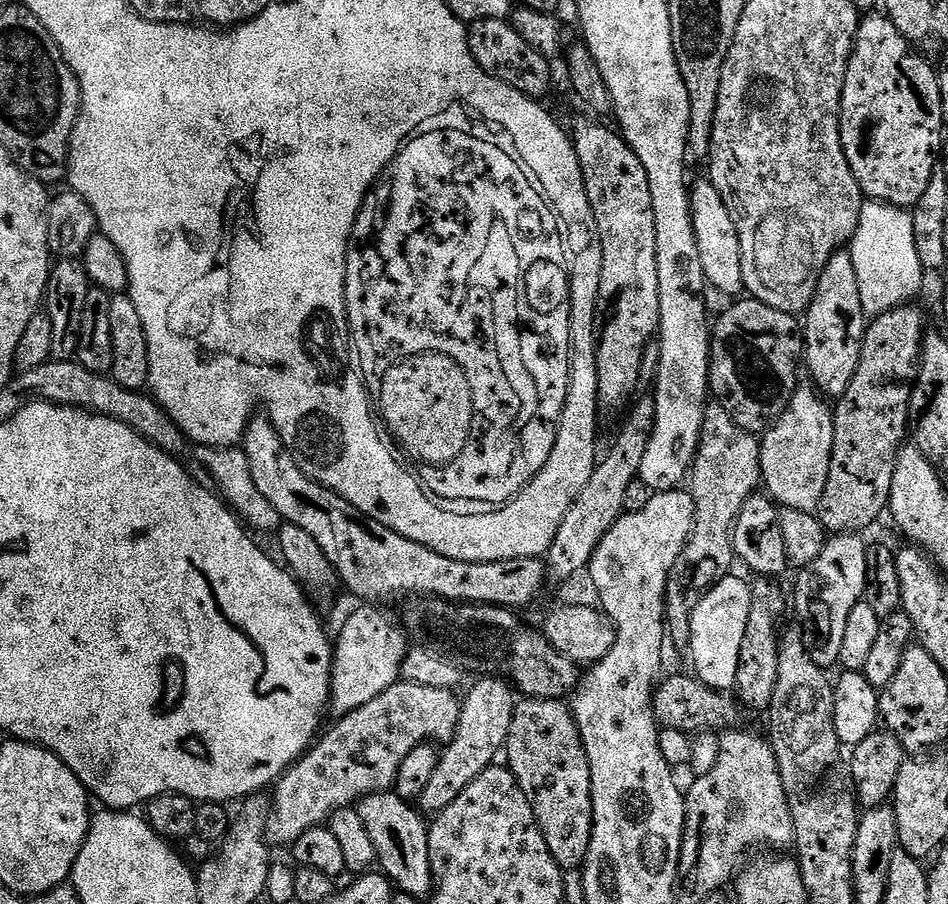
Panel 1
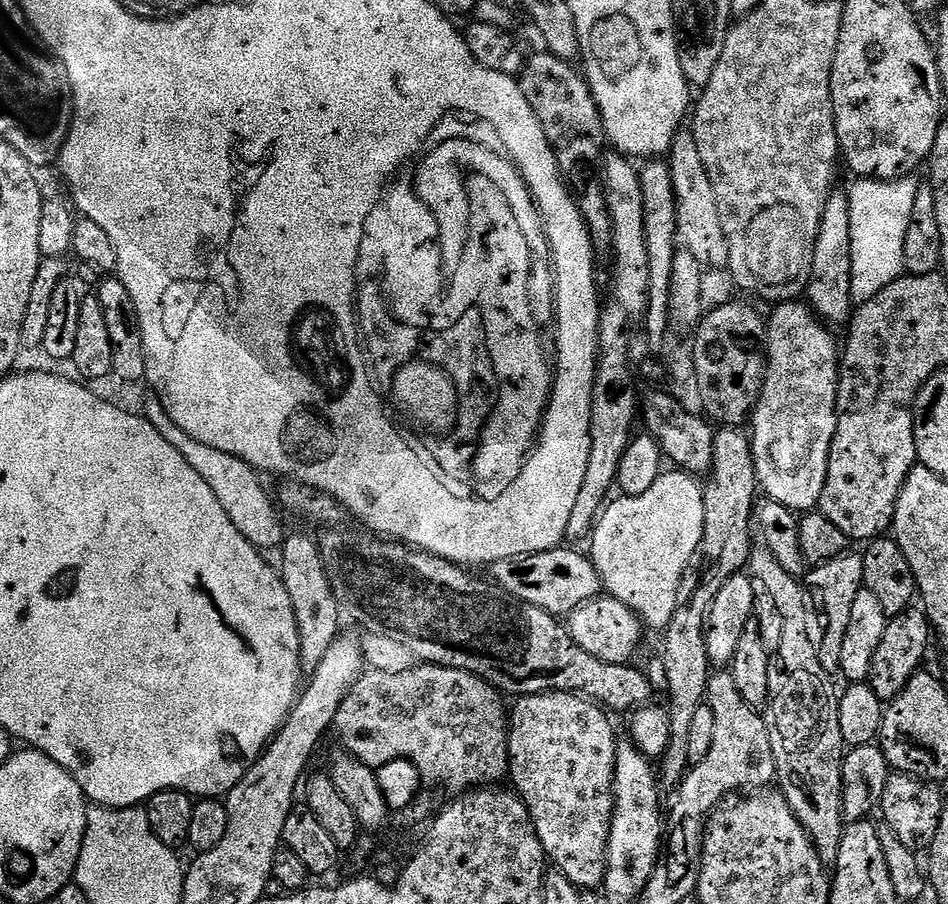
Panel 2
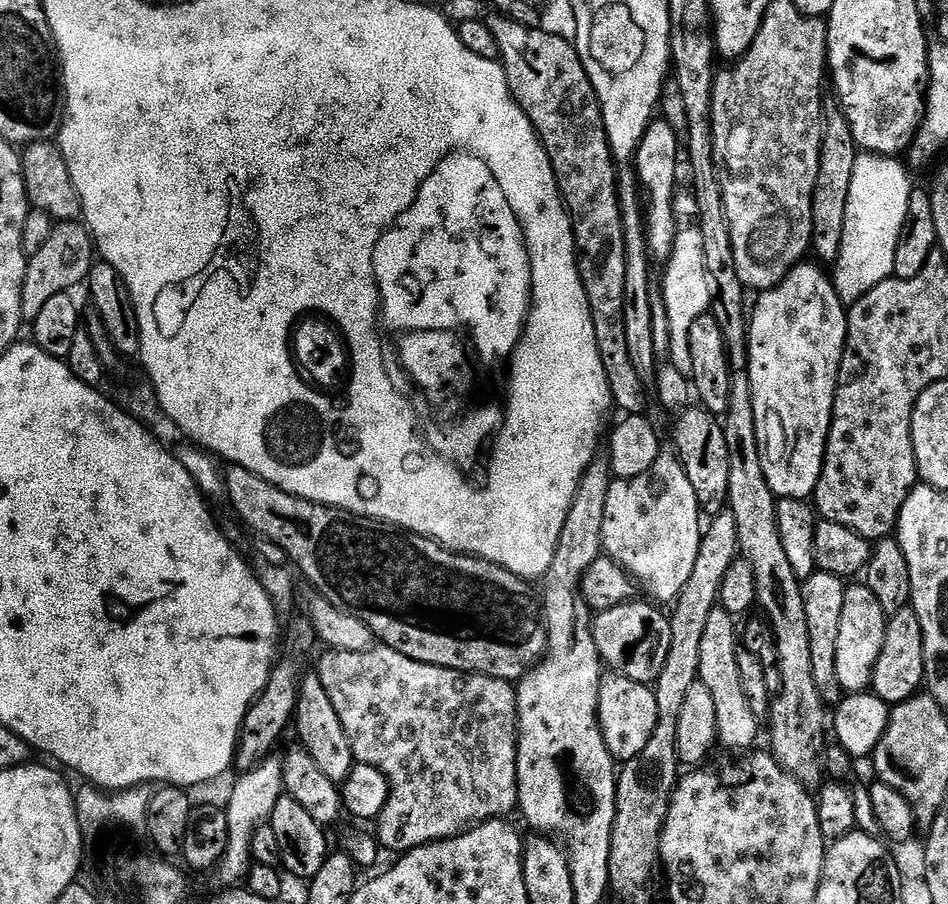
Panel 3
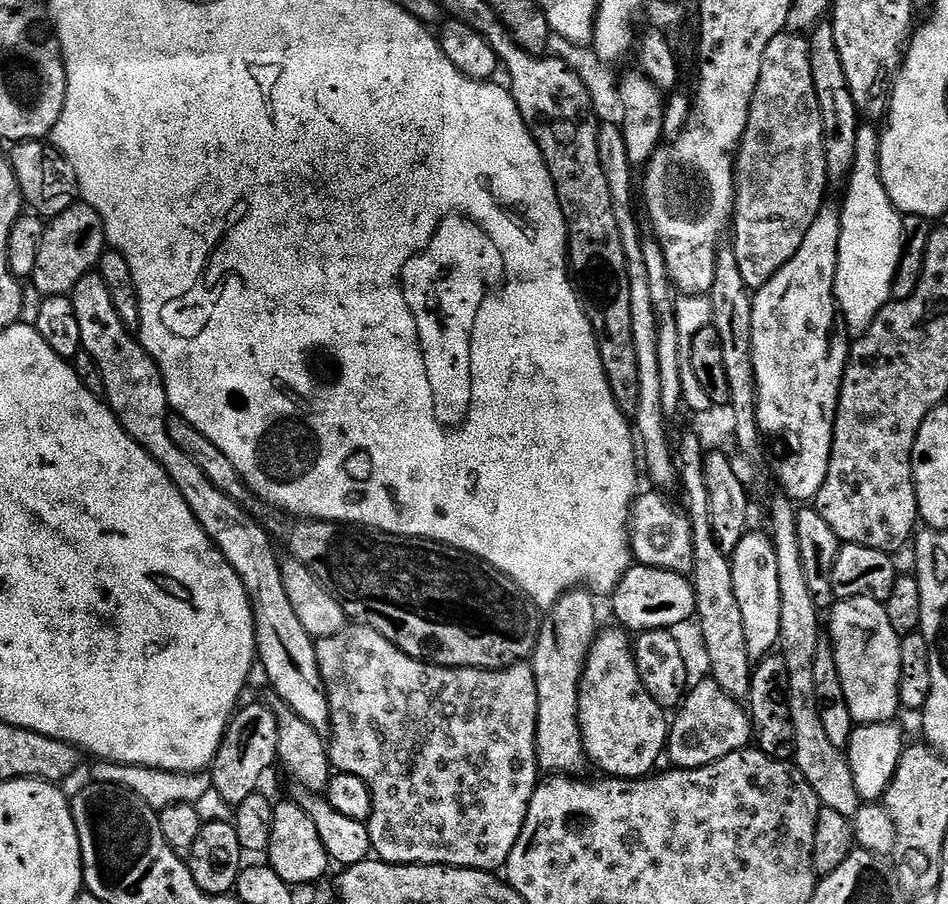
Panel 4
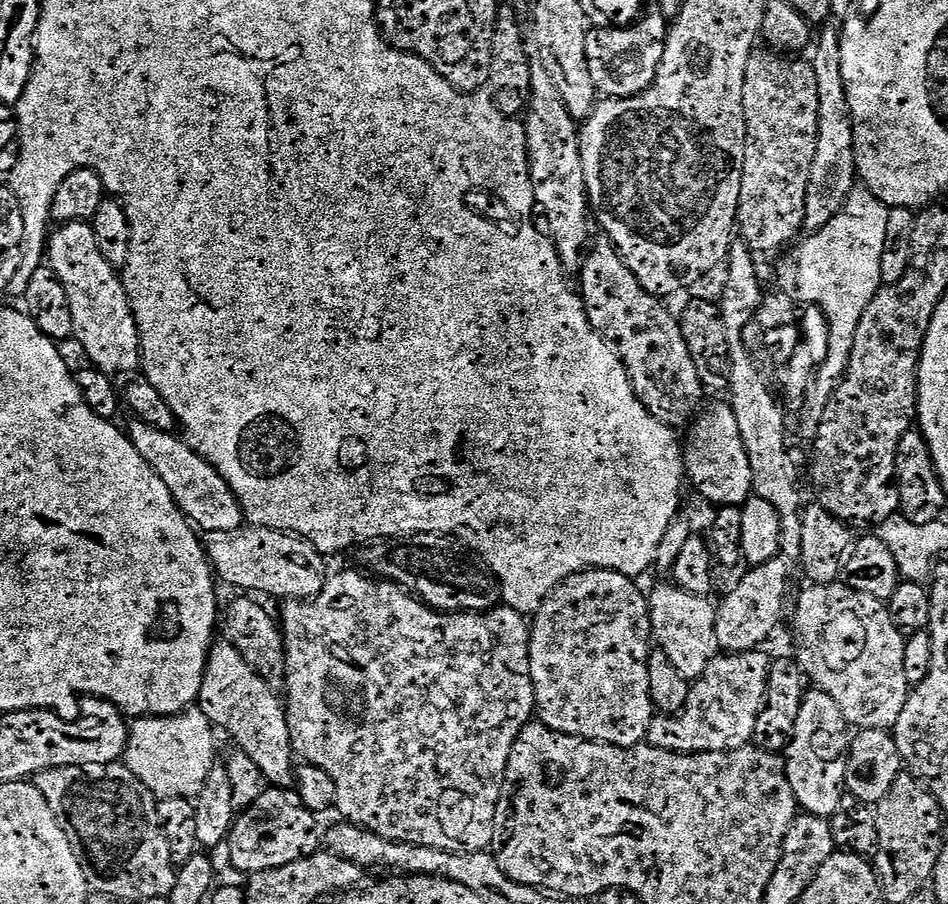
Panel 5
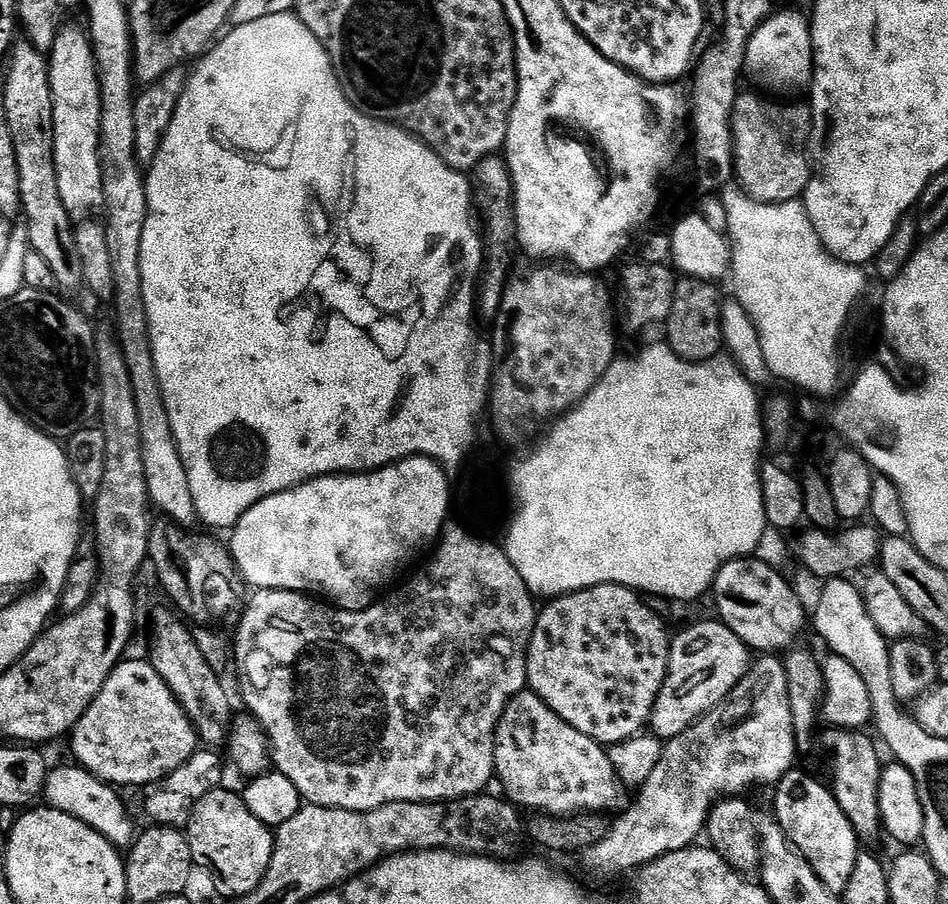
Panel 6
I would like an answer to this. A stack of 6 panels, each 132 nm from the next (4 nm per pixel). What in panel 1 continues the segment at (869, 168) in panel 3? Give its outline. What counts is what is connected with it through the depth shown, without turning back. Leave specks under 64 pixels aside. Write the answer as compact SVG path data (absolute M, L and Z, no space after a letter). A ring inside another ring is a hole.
M866 202L862 206L850 251L865 317L875 318L883 312L911 305L924 284L926 271L919 262L911 216L909 209L895 208L893 204Z

